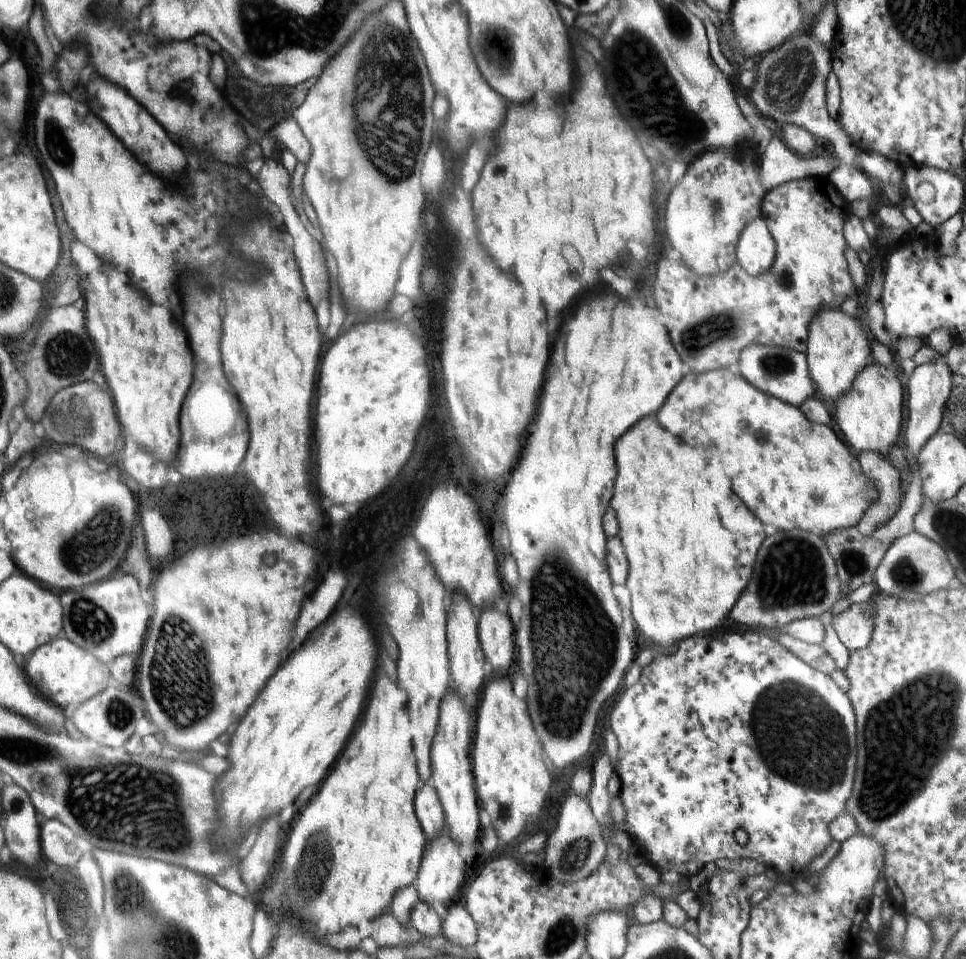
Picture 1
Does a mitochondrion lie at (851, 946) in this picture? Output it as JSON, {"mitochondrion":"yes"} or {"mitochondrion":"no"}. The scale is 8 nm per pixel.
{"mitochondrion":"no"}

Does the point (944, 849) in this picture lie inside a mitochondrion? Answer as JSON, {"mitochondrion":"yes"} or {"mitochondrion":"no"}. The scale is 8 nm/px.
{"mitochondrion":"no"}

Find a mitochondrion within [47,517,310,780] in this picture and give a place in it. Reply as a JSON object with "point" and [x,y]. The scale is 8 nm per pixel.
{"point":[180,686]}

